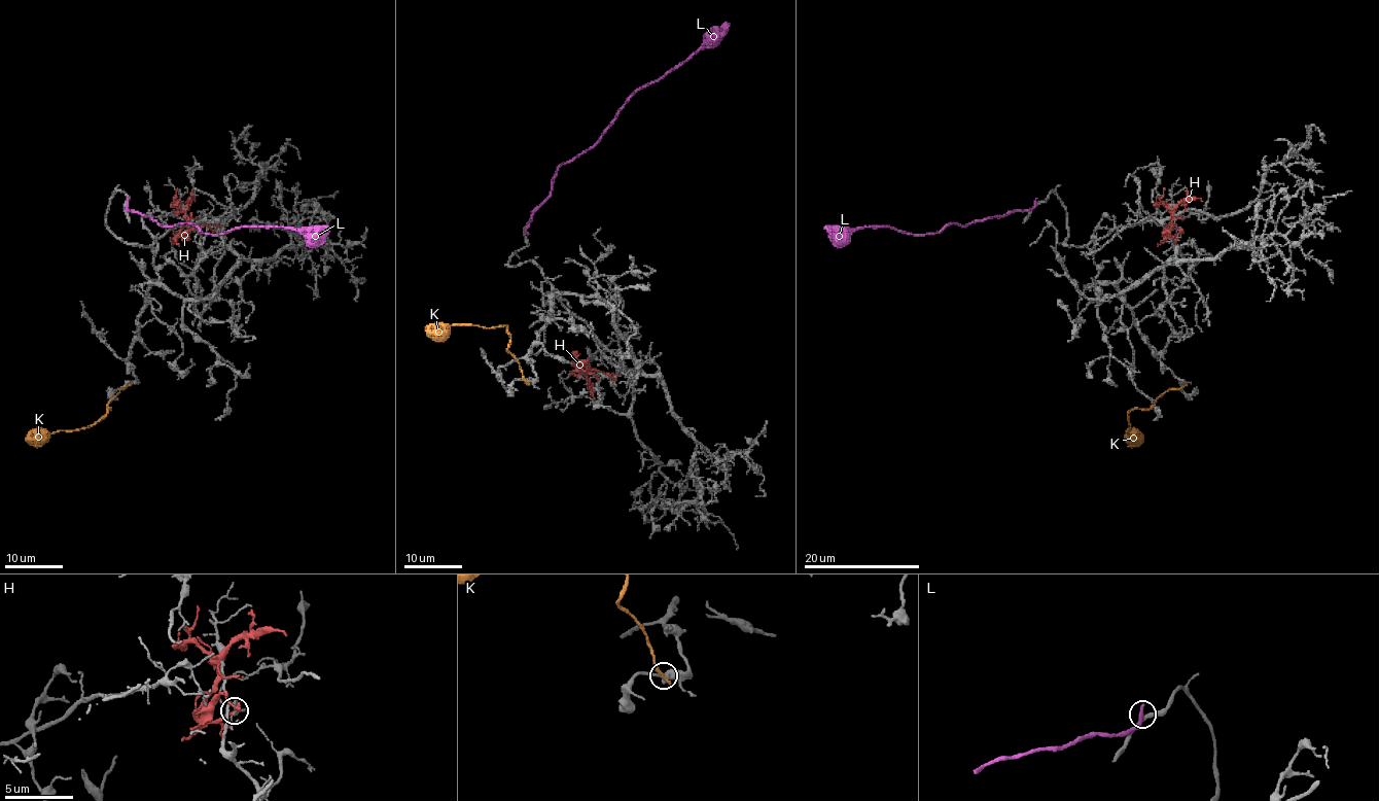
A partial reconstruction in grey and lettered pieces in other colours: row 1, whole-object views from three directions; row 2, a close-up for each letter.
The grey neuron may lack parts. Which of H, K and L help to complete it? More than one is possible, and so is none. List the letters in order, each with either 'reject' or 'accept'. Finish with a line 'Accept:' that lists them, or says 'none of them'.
H: reject
K: reject
L: reject
Accept: none of them

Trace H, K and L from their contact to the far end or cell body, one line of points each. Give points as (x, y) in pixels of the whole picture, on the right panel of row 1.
H: (1179, 233), (1170, 237), (1165, 234), (1172, 222), (1173, 210), (1180, 203), (1198, 198), (1202, 201)
K: (1182, 385), (1165, 391), (1148, 409), (1137, 409), (1127, 414), (1130, 424), (1127, 431), (1133, 439)
L: (1035, 203), (1031, 208), (1009, 211), (966, 225), (949, 222), (938, 233), (907, 234), (892, 227), (825, 227)

